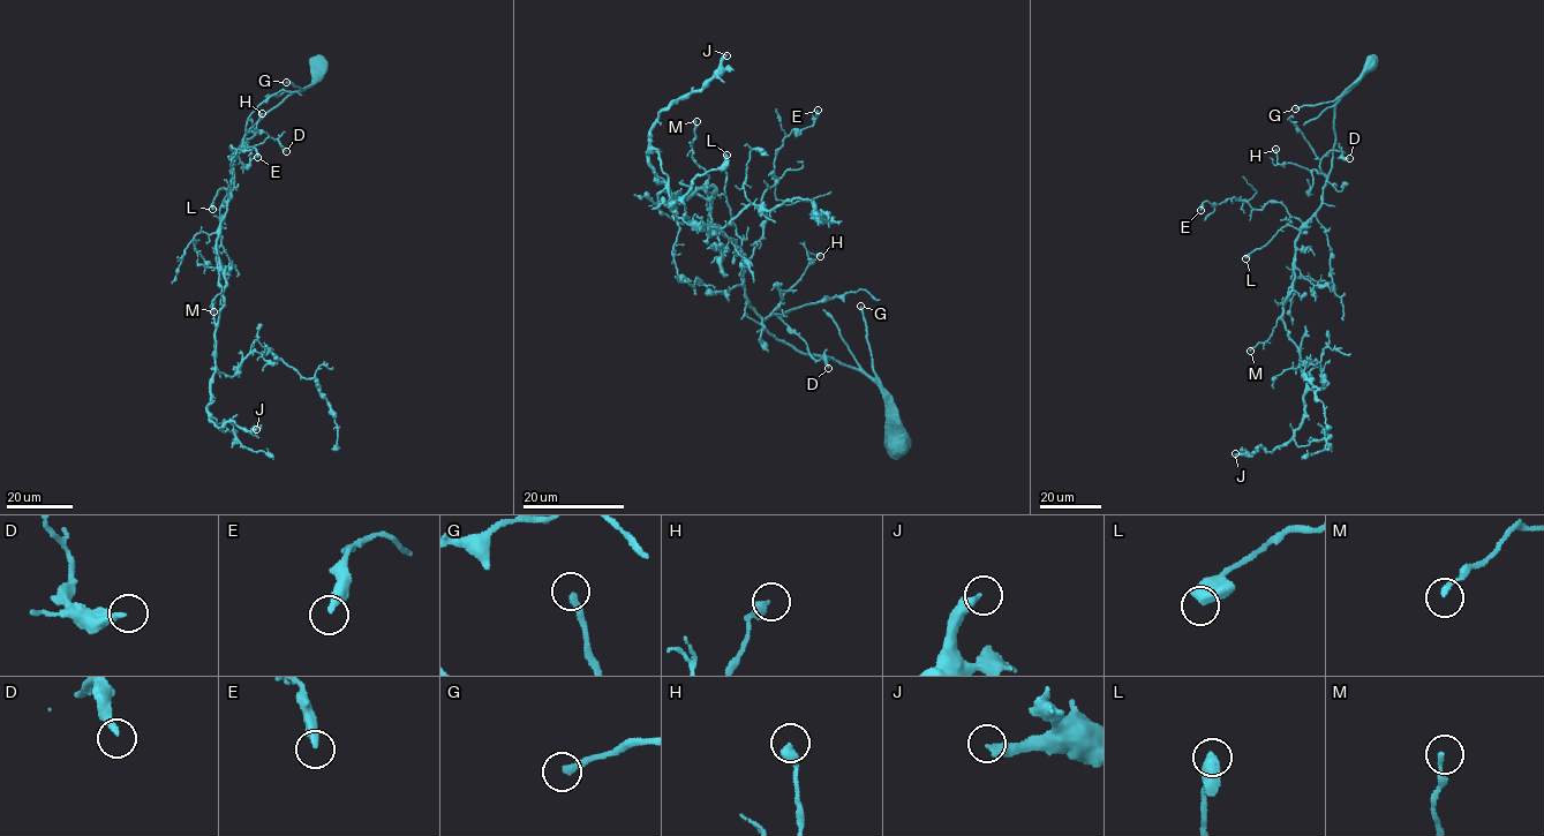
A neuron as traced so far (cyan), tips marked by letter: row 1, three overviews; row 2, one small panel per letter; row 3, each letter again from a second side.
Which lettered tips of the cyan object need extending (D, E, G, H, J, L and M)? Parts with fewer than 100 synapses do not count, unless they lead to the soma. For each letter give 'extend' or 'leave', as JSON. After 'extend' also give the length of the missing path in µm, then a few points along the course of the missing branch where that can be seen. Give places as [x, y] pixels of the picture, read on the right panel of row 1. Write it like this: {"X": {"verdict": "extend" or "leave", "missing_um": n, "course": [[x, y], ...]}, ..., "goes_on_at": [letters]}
{"D": {"verdict": "leave"}, "E": {"verdict": "leave"}, "G": {"verdict": "leave"}, "H": {"verdict": "leave"}, "J": {"verdict": "extend", "missing_um": 80, "course": [[1235, 453], [1230, 465], [1211, 459], [1212, 487], [1210, 476], [1221, 473], [1222, 451], [1234, 439], [1236, 424]]}, "L": {"verdict": "leave"}, "M": {"verdict": "leave"}, "goes_on_at": ["J"]}

